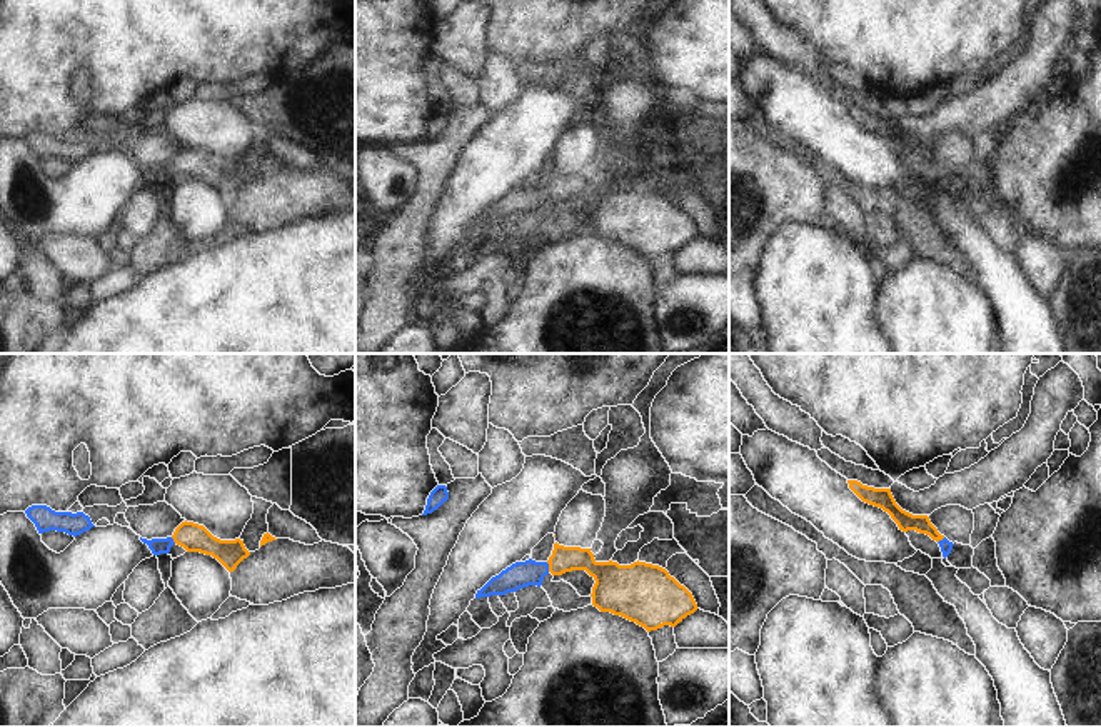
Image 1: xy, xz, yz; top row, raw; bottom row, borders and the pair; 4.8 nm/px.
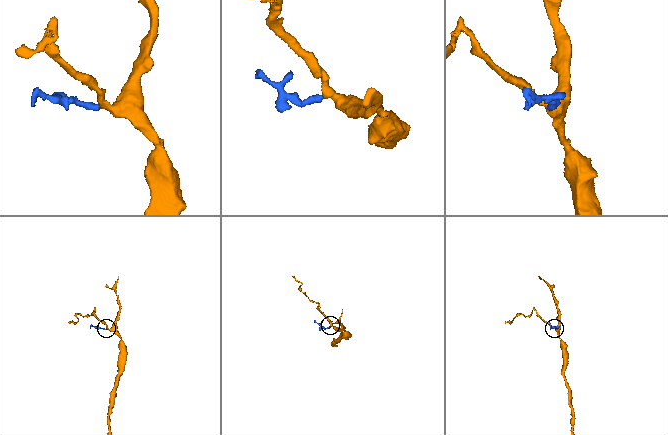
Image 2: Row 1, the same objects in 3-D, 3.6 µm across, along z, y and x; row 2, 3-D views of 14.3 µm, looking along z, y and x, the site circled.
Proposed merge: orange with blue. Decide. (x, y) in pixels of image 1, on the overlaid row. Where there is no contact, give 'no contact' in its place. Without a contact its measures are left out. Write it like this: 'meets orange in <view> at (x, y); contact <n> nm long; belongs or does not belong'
meets orange in xz at (549, 567); contact 50 nm long; belongs

